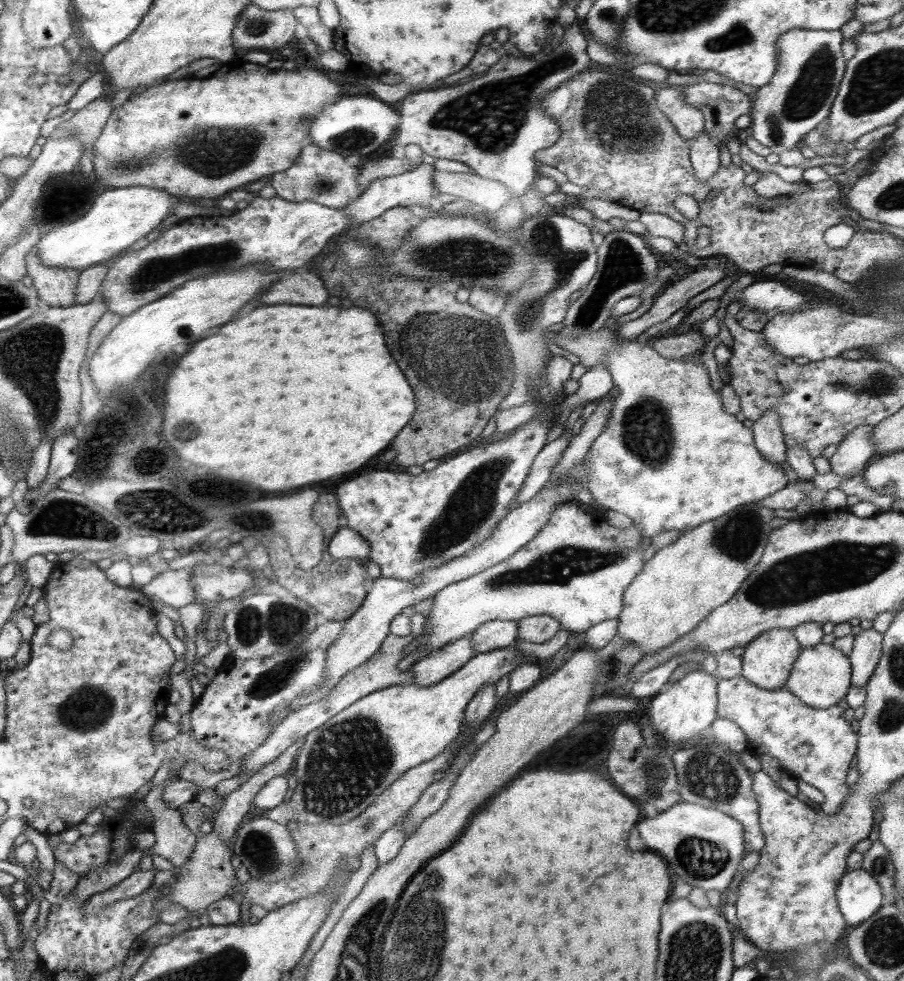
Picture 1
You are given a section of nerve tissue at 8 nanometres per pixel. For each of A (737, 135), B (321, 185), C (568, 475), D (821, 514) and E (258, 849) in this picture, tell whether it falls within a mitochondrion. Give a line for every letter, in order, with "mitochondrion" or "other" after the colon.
A: other
B: mitochondrion
C: other
D: other
E: mitochondrion

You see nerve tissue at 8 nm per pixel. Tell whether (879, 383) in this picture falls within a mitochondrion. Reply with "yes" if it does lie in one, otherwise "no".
yes

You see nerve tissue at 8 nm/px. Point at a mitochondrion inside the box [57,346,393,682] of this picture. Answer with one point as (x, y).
(285, 622)

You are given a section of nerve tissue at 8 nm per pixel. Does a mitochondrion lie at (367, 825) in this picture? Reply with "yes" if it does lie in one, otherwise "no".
yes

